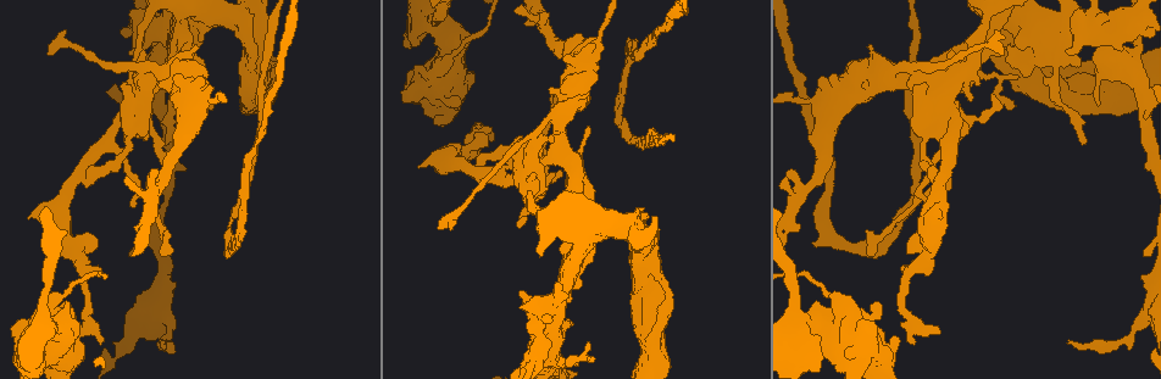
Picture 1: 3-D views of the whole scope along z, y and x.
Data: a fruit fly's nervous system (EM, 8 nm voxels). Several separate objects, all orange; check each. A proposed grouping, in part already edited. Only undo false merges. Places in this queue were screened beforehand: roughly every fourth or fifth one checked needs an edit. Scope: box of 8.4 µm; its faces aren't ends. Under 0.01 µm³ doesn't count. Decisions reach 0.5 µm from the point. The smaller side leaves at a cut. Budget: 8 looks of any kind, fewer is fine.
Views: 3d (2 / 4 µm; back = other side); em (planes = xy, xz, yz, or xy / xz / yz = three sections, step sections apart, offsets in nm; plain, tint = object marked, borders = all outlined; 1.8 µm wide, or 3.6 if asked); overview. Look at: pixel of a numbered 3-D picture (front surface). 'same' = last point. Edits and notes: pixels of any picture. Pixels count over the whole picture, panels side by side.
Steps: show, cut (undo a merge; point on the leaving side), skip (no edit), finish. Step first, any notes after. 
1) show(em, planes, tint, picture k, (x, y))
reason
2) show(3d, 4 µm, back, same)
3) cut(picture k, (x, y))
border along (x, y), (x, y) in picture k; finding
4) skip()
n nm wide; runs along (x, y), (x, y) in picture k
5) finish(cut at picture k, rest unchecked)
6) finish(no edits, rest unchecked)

show(3d, 2 µm, picture 1, (918, 193))

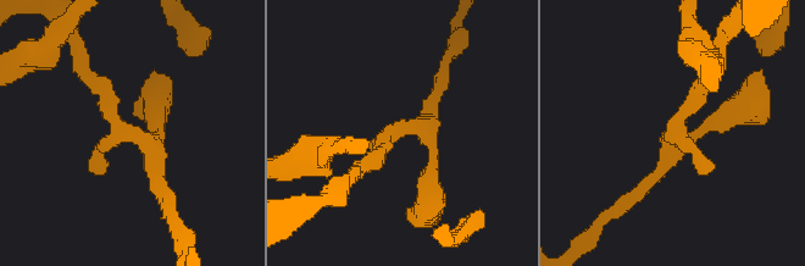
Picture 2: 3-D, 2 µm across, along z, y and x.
show(em, planes, tint, picture 2, (673, 136))

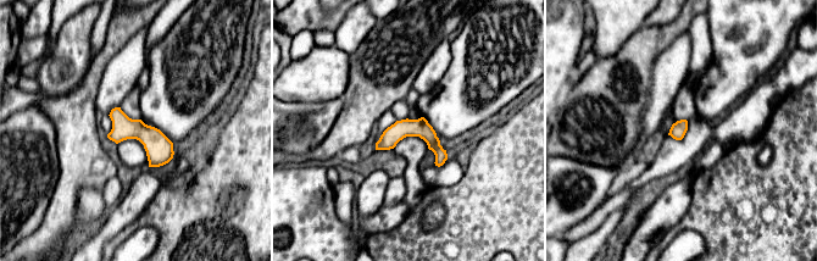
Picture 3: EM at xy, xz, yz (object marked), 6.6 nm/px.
skip()
continuous, no second neuron

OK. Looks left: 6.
show(em, 3.6 µm, planes, tint, picture 1, (570, 222))
closes a loop

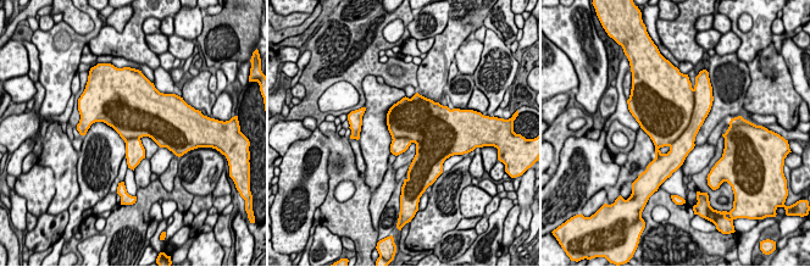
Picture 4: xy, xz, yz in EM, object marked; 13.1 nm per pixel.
cut(picture 4, (702, 105))
two neurons meet here

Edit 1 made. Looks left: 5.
show(em, 3.6 µm, planes, tint, picture 1, (415, 25))
thick turns thin

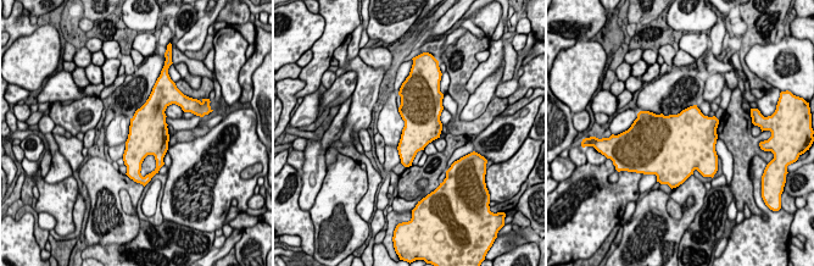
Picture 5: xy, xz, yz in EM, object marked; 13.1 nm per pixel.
skip()
one neuron here

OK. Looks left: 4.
finish(cut at picture 4, rest unchecked)

